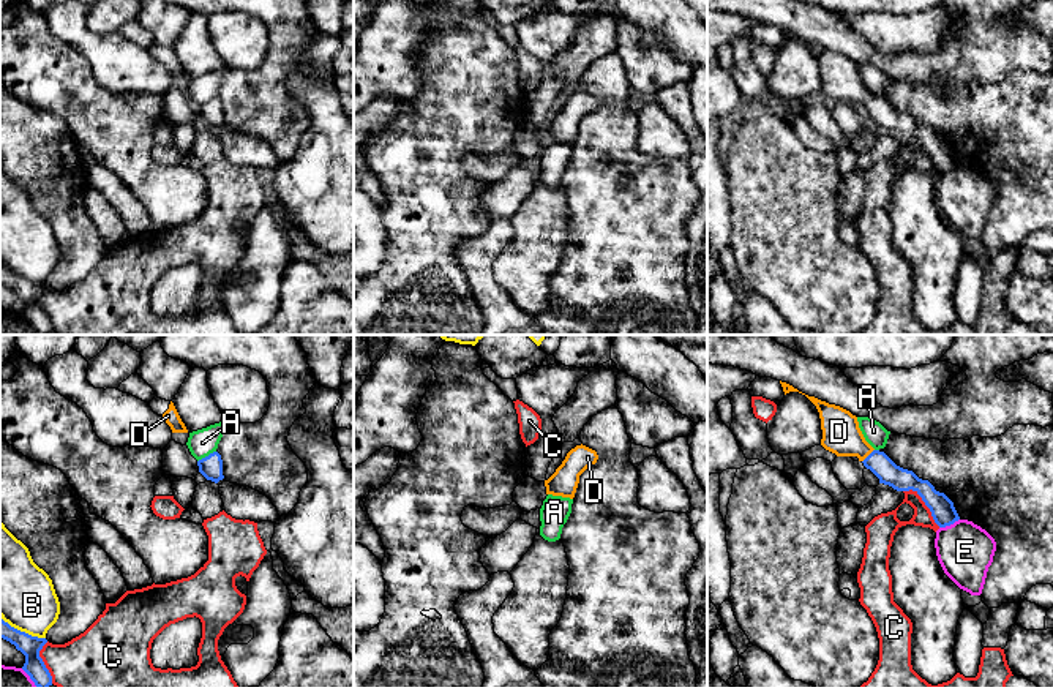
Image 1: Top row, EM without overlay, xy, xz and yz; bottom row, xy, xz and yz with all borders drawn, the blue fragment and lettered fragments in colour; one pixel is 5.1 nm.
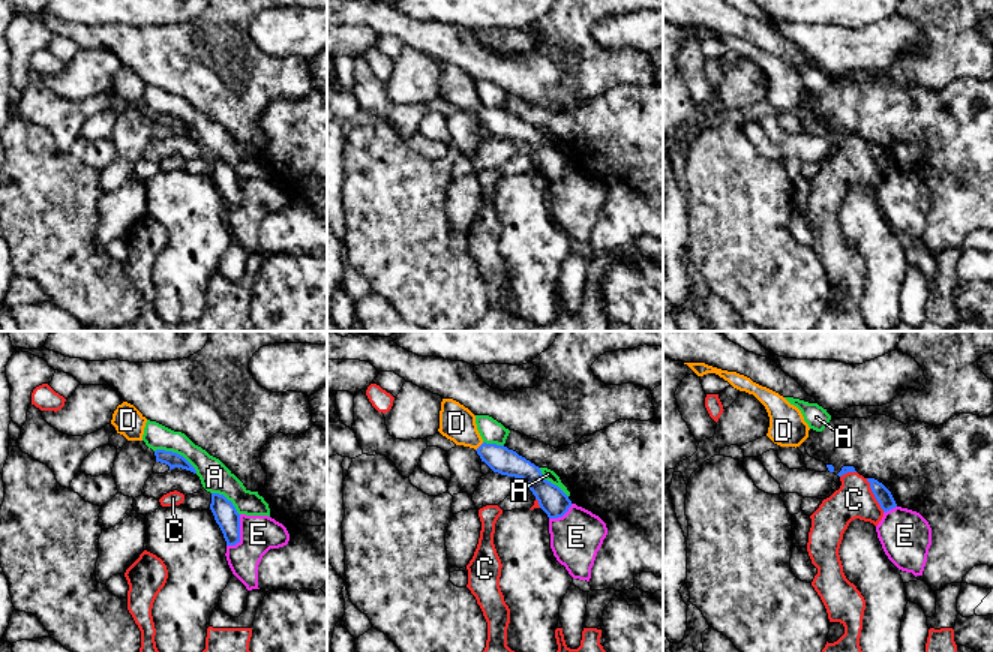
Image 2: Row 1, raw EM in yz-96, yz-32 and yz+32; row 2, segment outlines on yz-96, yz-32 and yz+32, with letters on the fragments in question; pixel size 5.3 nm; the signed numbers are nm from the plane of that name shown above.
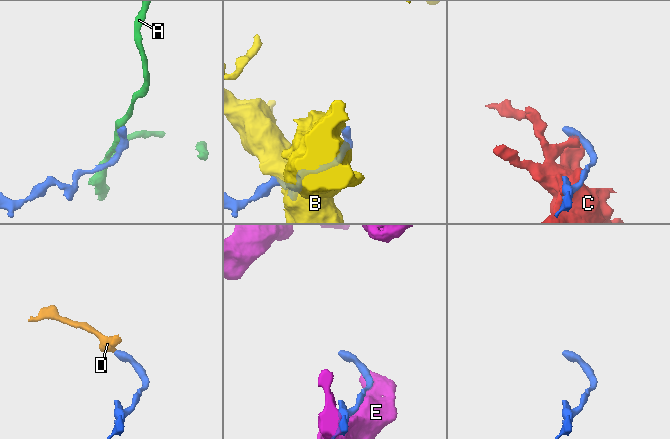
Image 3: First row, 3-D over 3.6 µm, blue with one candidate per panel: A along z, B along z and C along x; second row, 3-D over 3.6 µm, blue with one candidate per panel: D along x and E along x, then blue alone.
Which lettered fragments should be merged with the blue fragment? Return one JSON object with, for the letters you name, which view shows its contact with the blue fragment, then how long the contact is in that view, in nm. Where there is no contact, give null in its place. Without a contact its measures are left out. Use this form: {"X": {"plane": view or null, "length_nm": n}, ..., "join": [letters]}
{"D": {"plane": "yz", "length_nm": 90}, "join": ["D"]}

